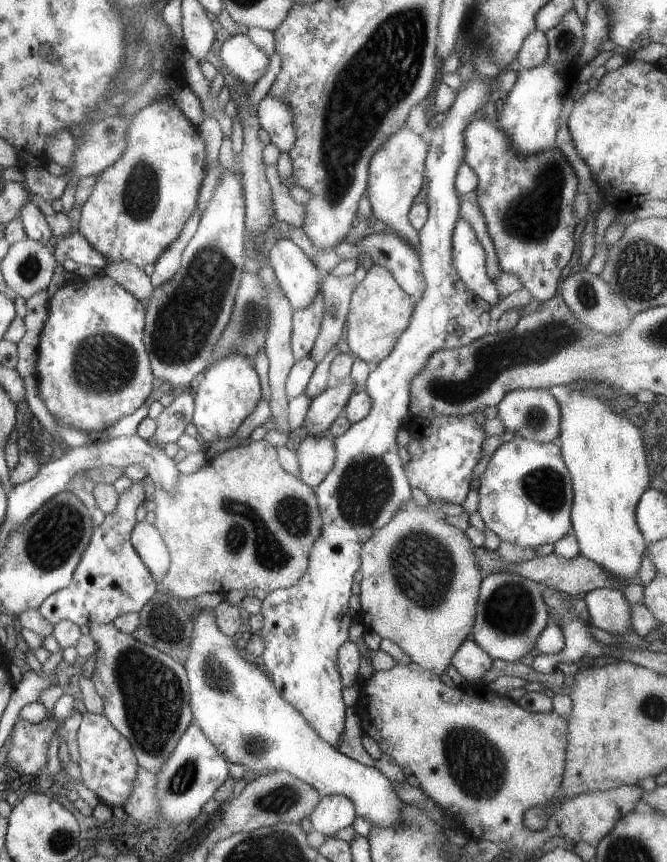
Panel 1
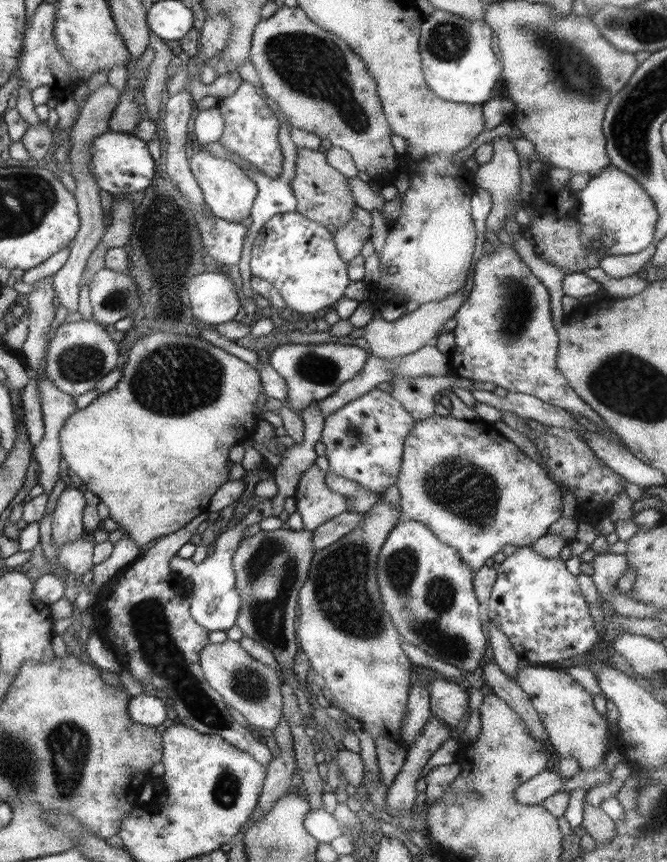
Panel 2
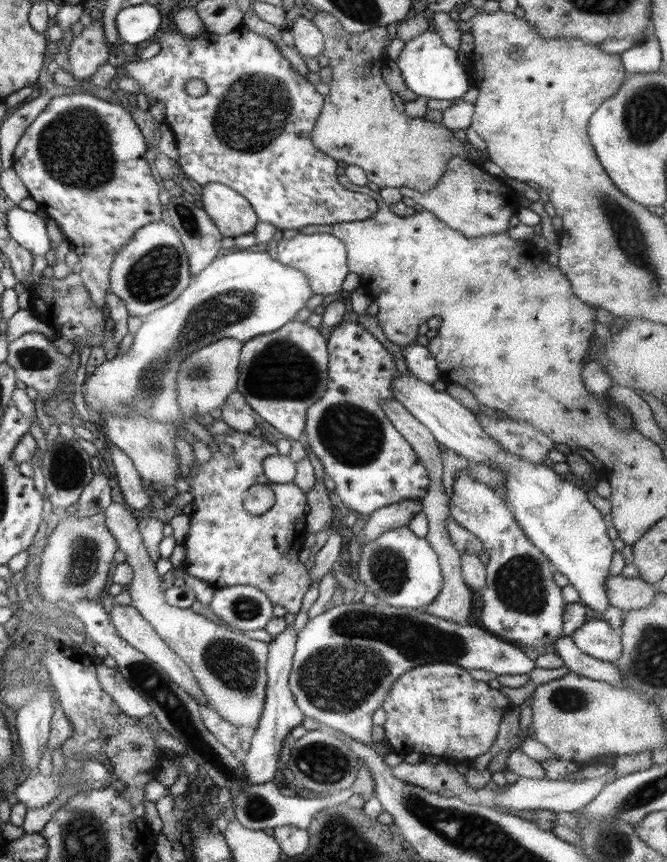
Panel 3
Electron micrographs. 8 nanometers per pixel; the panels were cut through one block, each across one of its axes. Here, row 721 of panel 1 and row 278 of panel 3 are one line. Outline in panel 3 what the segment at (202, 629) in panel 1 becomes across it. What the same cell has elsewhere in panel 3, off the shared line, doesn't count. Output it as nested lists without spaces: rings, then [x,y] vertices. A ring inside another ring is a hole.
[[[233,249],[218,254],[197,276],[191,278],[189,283],[173,302],[147,314],[133,334],[132,343],[125,353],[115,355],[111,360],[105,360],[95,366],[93,372],[84,379],[80,390],[84,403],[98,411],[99,416],[105,413],[125,415],[131,409],[157,422],[177,421],[181,423],[181,428],[185,428],[197,441],[207,445],[213,440],[213,435],[205,432],[194,419],[185,418],[177,406],[175,373],[181,361],[195,350],[220,338],[231,338],[244,343],[250,338],[279,330],[285,323],[293,320],[295,314],[305,306],[307,299],[313,294],[301,270],[277,262],[272,253],[249,250]]]

